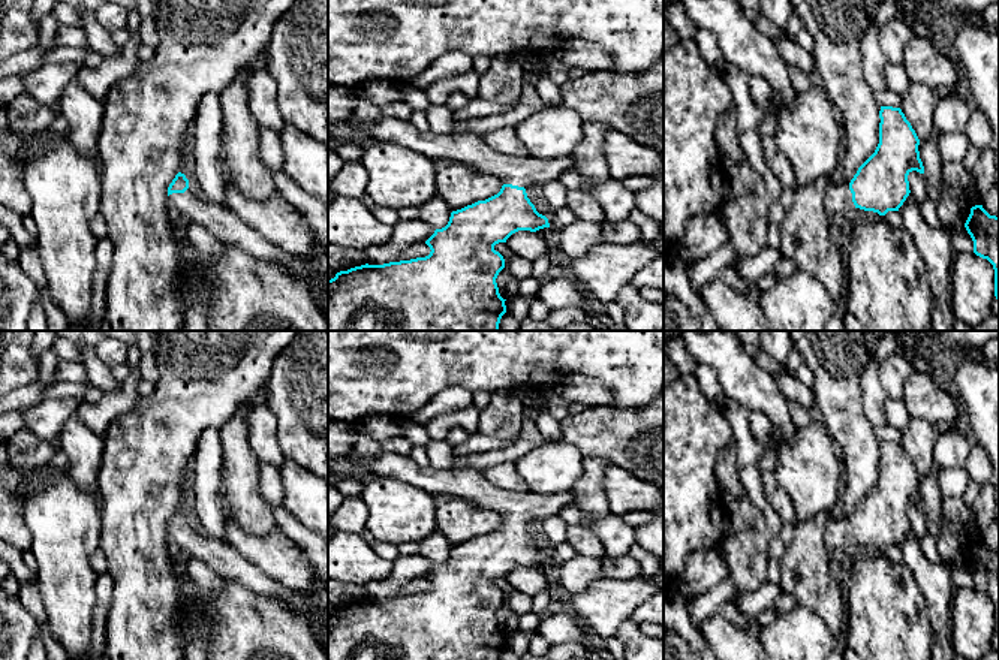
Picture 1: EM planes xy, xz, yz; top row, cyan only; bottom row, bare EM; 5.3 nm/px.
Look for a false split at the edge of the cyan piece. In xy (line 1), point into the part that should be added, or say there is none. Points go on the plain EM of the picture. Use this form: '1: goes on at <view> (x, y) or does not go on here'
1: goes on at xy (222, 557)

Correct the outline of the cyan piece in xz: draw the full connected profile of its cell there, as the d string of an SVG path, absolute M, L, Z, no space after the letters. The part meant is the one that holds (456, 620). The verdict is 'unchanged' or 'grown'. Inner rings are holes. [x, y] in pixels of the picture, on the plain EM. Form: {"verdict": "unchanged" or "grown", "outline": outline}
{"verdict": "grown", "outline": "M352 452L346 459L376 476L413 483L431 495L473 501L497 512L503 521L497 530L452 546L448 560L425 576L431 585L428 591L383 600L365 599L337 608L328 615L328 660L499 660L506 648L506 635L500 632L496 614L505 603L505 594L494 581L506 578L518 566L550 563L548 554L536 546L526 525L559 516L566 506L575 504L575 492L508 492L491 485L479 470L421 467L410 456L394 452L373 458Z"}

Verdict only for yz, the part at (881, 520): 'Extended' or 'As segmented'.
Extended

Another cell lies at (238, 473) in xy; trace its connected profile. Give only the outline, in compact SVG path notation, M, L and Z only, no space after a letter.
M253 400L220 428L220 480L231 519L249 534L265 536L277 522L271 504L259 494L259 459L247 441L247 412L252 403Z

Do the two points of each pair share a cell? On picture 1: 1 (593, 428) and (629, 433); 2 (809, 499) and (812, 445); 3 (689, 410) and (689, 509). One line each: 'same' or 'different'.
1: same
2: same
3: same

